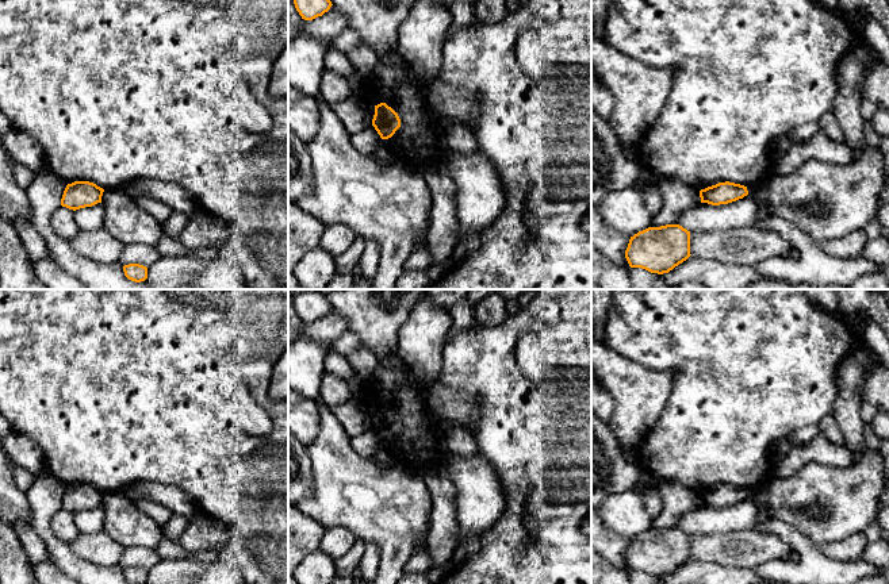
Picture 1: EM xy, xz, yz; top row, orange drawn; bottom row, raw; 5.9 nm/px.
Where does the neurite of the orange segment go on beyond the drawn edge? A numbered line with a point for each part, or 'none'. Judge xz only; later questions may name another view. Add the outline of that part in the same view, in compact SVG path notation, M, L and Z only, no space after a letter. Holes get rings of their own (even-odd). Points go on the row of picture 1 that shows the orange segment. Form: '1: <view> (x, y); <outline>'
none

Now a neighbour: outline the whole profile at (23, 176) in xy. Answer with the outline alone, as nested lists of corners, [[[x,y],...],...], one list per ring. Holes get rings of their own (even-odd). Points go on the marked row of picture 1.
[[[12,161],[11,165],[12,165],[12,173],[14,173],[14,177],[15,177],[15,181],[18,182],[18,185],[22,189],[28,188],[28,185],[35,178],[35,172],[32,172],[26,165],[19,164],[16,161]]]

